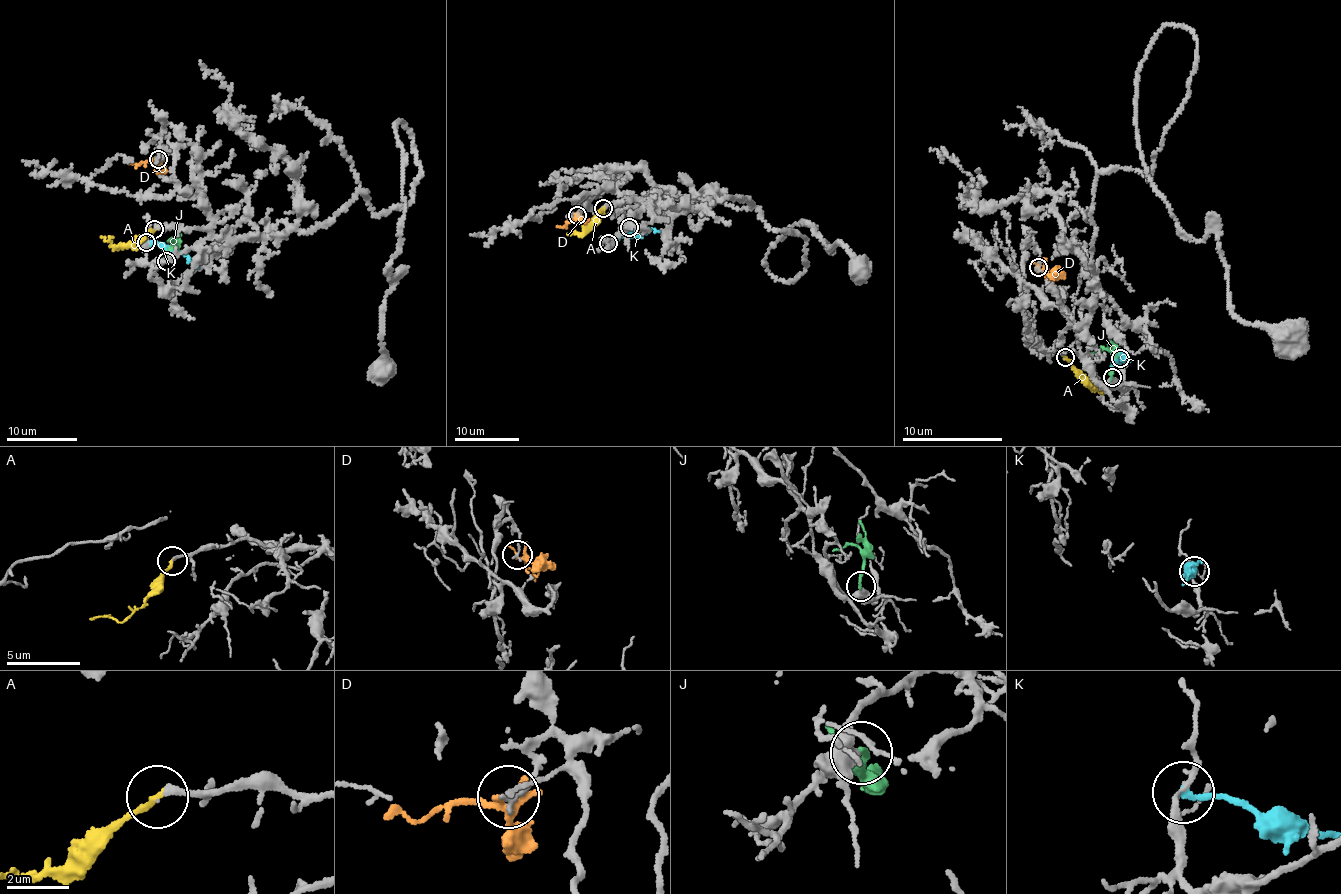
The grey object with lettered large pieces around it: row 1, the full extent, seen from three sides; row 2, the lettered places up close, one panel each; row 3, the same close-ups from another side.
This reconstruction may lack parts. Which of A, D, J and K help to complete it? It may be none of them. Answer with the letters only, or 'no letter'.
A

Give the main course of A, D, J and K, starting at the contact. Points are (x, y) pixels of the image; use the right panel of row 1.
A: (1064, 357), (1100, 391), (1093, 389)
D: (1039, 267), (1052, 280), (1050, 285)
J: (1111, 378), (1114, 342), (1109, 332)
K: (1119, 359), (1116, 358), (1125, 351), (1122, 360), (1130, 361)

